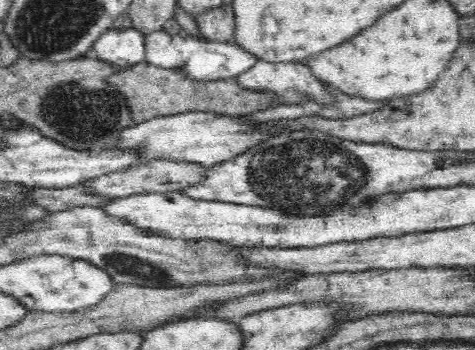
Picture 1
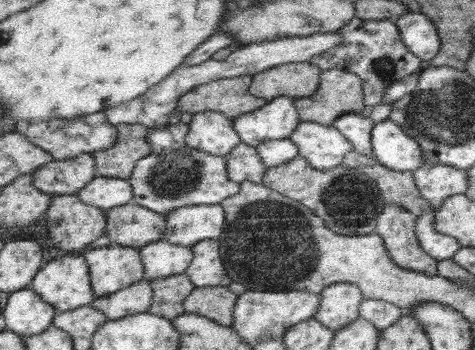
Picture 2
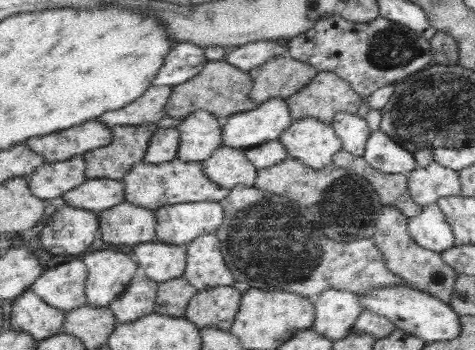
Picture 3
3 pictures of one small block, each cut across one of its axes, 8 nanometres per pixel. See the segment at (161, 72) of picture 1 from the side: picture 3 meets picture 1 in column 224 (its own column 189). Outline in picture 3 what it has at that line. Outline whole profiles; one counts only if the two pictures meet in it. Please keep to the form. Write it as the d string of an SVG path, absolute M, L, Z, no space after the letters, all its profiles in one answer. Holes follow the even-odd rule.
M225 60L221 62L207 62L205 66L201 66L203 70L199 74L195 74L193 78L189 78L185 84L175 86L173 94L171 94L171 102L167 106L167 114L171 118L177 120L185 120L189 114L193 114L195 110L207 110L211 112L217 120L225 120L231 114L243 114L247 110L257 108L259 104L253 102L249 98L249 92L253 88L251 76L231 64L225 64Z

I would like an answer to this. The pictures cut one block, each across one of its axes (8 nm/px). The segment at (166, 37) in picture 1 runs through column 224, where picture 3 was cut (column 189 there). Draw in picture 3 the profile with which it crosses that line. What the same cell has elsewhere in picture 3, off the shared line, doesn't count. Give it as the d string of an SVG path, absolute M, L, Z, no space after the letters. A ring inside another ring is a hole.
M179 42L169 52L161 72L153 80L153 86L181 86L199 74L205 64L207 60L203 56L203 48L189 42Z

